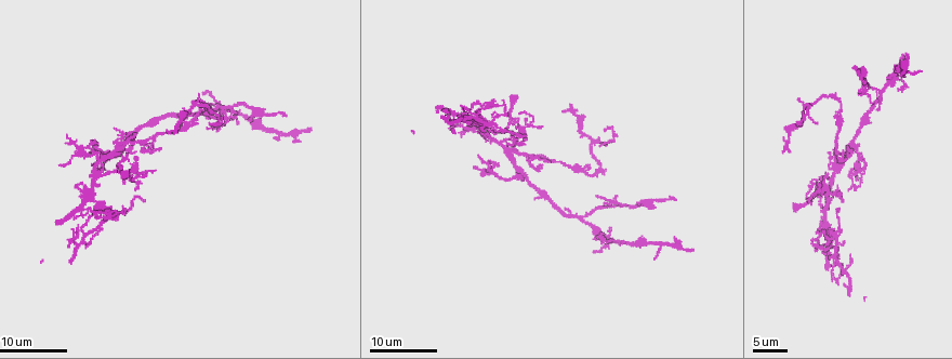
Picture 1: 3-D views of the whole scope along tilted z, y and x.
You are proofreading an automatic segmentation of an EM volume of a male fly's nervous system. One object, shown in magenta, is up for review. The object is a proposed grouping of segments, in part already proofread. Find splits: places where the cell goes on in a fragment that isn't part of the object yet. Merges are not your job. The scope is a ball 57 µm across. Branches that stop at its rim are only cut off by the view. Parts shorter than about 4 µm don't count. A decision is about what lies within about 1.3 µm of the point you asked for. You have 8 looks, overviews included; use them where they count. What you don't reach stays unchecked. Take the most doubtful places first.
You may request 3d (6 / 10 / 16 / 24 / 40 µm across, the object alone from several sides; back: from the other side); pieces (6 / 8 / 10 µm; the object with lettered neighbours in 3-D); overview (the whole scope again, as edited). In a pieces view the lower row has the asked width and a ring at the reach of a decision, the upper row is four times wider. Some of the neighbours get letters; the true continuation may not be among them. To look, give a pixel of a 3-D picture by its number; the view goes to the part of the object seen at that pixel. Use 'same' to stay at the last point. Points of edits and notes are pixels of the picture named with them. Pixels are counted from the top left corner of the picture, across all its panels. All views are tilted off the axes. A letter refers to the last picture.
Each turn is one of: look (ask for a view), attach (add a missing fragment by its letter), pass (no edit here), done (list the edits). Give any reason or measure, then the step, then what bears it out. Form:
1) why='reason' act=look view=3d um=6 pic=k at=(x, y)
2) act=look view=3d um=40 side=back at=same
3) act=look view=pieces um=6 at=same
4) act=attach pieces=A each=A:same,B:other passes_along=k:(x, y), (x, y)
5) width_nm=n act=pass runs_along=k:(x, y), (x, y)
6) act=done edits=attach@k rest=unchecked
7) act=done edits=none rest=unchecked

why='branch stops here' act=look view=3d um=24 pic=1 at=(485, 130)

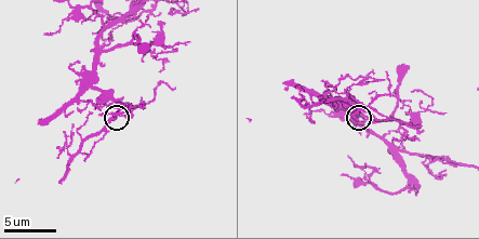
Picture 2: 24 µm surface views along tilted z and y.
act=look view=pieces um=8 pic=2 at=(357, 117)

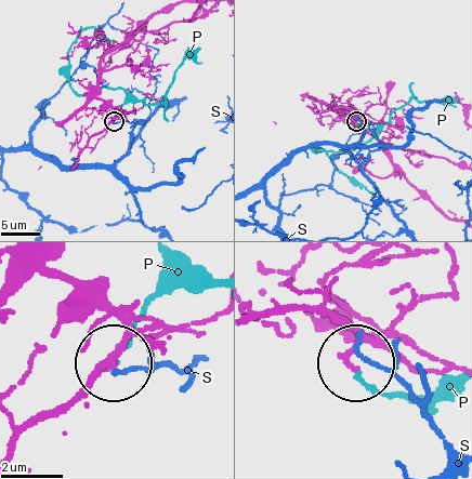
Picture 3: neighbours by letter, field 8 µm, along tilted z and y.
act=pass each=P:other,S:other found='no lettered fragment goes on from it'

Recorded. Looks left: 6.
act=look view=pieces um=10 pic=2 at=(160, 20)

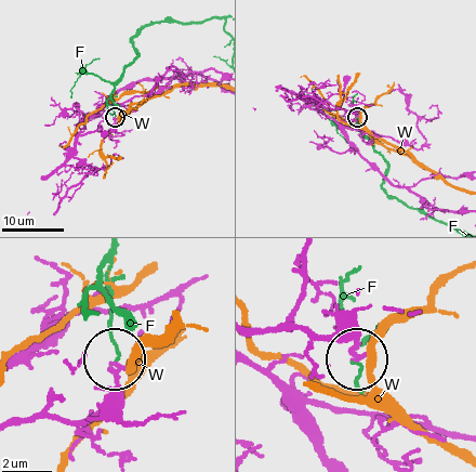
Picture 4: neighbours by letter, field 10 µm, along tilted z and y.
width_nm=180 act=pass each=F:other,W:other found='no lettered fragment goes on from it'

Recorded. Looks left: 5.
why='tapers out' act=look view=3d um=16 pic=1 at=(598, 238)

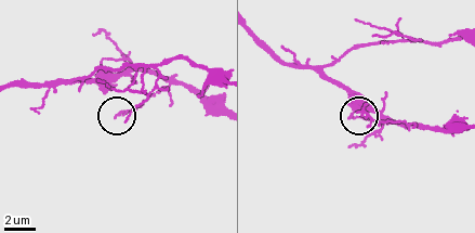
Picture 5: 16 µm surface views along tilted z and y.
why='what lies round it' act=look view=pieces um=8 pic=5 at=(118, 113)

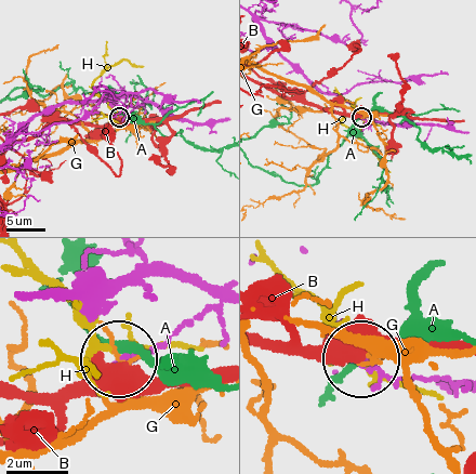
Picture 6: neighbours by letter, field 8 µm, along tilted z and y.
width_nm=170 act=pass each=A:other,B:other,G:other,H:other found='none of them fits'

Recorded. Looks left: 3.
why='an open end' act=look view=3d um=24 pic=1 at=(857, 162)

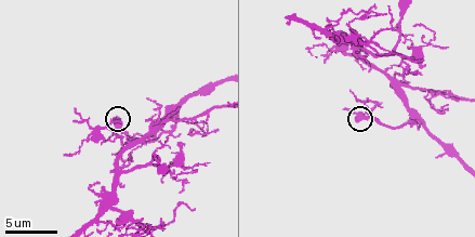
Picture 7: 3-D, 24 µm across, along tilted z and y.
act=look view=pieces um=10 at=same

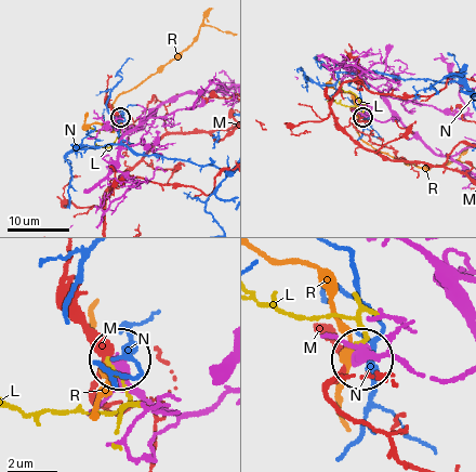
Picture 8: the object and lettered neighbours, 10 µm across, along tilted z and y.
width_nm=410 act=pass each=L:other,M:other,N:other,R:other found='no lettered fragment goes on from it'

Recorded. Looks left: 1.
act=done edits=none rest=unchecked

